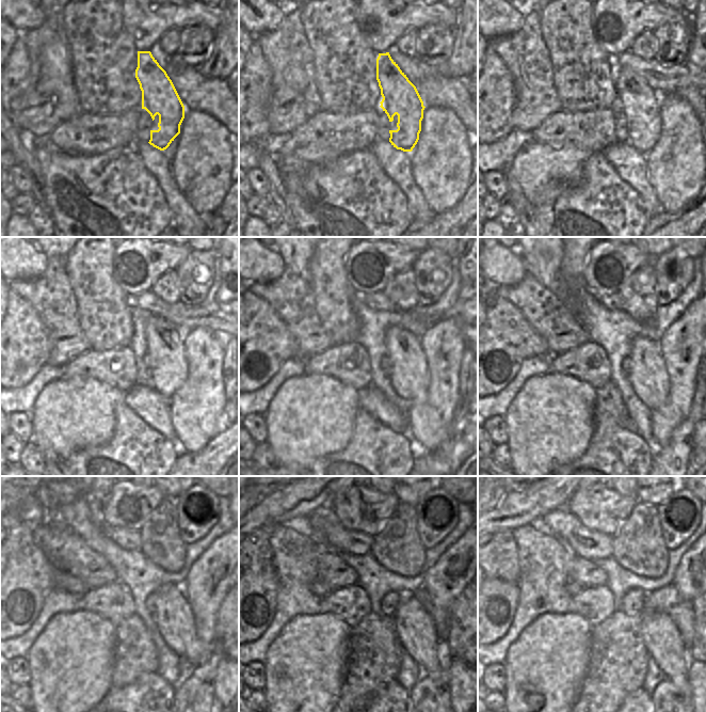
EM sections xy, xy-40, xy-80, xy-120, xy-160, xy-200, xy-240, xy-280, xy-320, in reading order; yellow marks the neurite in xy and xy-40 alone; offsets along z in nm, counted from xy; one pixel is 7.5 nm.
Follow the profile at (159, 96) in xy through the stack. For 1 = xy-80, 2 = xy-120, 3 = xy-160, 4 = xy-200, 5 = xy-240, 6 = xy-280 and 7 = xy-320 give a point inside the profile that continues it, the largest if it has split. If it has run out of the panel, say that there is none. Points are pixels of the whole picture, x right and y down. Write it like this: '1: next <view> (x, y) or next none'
1: next xy-80 (637, 96)
2: next xy-120 (164, 341)
3: next xy-160 (411, 379)
4: next xy-200 (650, 379)
5: next xy-240 (174, 618)
6: next xy-280 (416, 631)
7: next xy-320 (664, 646)

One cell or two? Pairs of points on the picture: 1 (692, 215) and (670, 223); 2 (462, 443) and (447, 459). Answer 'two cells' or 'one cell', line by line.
1: one cell
2: one cell

